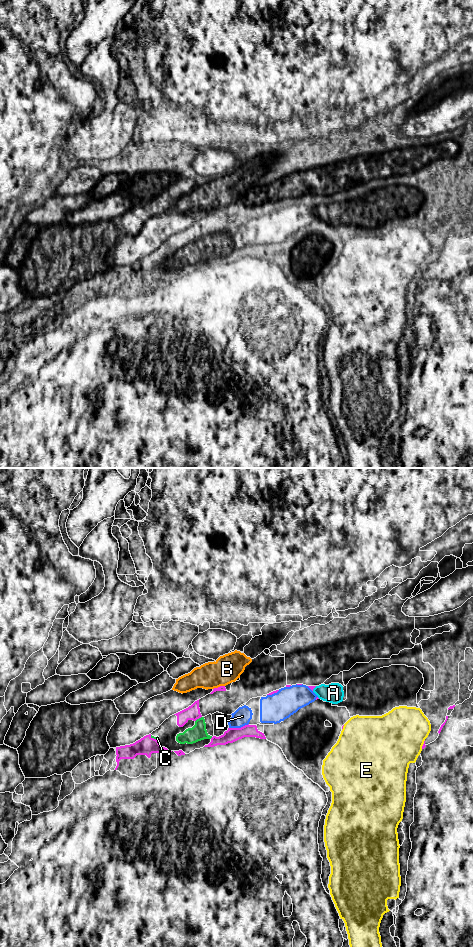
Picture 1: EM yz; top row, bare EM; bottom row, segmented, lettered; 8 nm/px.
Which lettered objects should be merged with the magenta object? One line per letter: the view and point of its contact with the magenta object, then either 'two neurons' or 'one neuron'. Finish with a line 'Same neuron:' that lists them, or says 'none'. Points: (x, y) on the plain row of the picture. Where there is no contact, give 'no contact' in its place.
A: yz (314, 207) | two neurons
B: yz (218, 207) | two neurons
C: yz (198, 238) | two neurons
D: yz (238, 248) | two neurons
E: yz (423, 264) | two neurons
Same neuron: none

